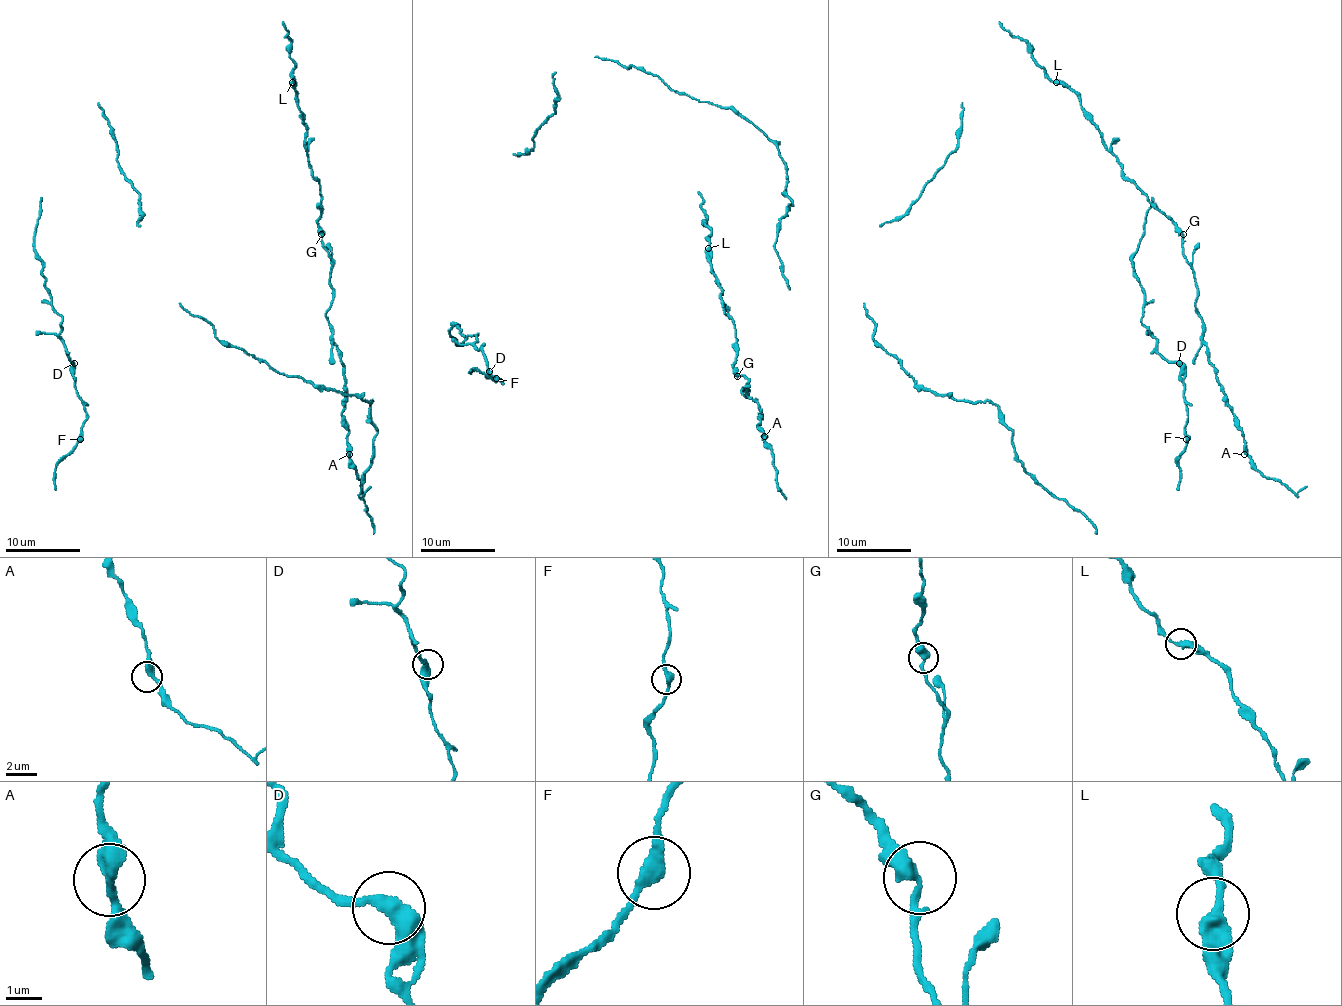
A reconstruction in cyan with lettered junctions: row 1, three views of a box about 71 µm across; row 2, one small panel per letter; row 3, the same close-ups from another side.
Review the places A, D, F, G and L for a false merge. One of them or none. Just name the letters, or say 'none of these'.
none of these

